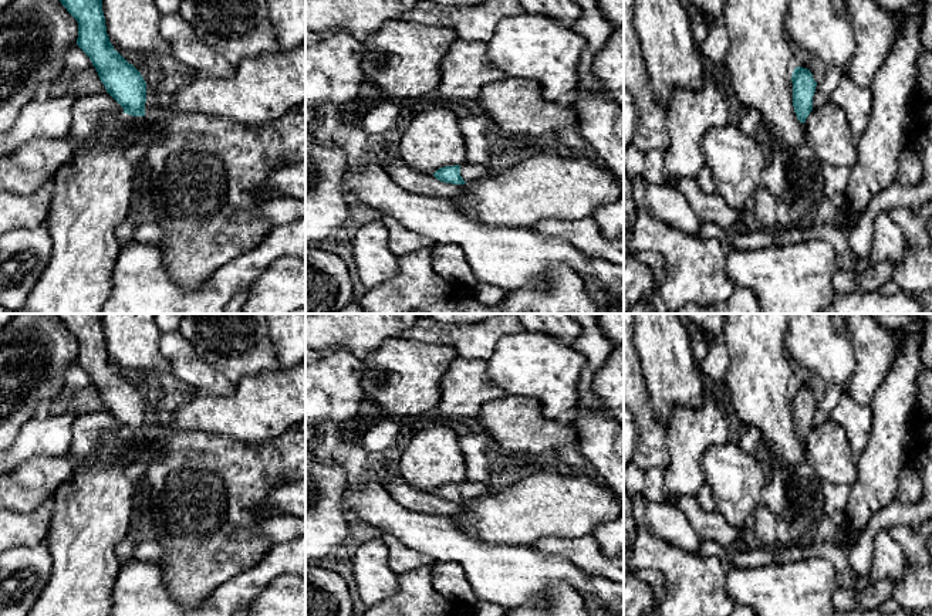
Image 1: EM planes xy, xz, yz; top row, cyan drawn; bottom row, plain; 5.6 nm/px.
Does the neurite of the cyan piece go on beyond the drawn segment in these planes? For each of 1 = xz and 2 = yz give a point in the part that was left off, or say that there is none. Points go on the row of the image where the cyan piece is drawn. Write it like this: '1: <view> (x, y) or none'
1: xz (470, 172)
2: none

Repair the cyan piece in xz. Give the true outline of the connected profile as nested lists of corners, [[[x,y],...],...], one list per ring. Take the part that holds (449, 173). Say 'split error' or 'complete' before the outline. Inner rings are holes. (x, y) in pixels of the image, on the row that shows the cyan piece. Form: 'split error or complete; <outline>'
split error; [[[463,162],[455,166],[445,166],[438,169],[433,176],[445,183],[465,185],[479,179],[486,179],[490,175],[486,165]]]

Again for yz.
complete; [[[796,67],[791,75],[793,82],[793,106],[797,119],[804,123],[810,112],[813,111],[813,97],[817,82],[813,78],[810,70]]]

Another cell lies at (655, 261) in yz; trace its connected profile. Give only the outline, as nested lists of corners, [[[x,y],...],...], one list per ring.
[[[651,250],[635,253],[635,257],[642,264],[648,265],[654,274],[654,290],[646,297],[646,301],[649,301],[652,305],[654,314],[671,314],[658,292],[658,285],[663,281],[666,275],[666,265],[663,257]]]

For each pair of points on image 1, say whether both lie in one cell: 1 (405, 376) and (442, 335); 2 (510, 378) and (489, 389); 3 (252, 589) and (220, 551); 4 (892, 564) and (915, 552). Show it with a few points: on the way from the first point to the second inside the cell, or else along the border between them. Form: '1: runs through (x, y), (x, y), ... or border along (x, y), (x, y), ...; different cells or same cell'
1: border along (401, 337), (426, 344), (445, 344), (458, 355); different cells
2: border along (486, 361), (486, 374), (507, 395); different cells
3: border along (266, 554), (210, 592); different cells
4: border along (887, 531), (900, 547), (907, 562); different cells

